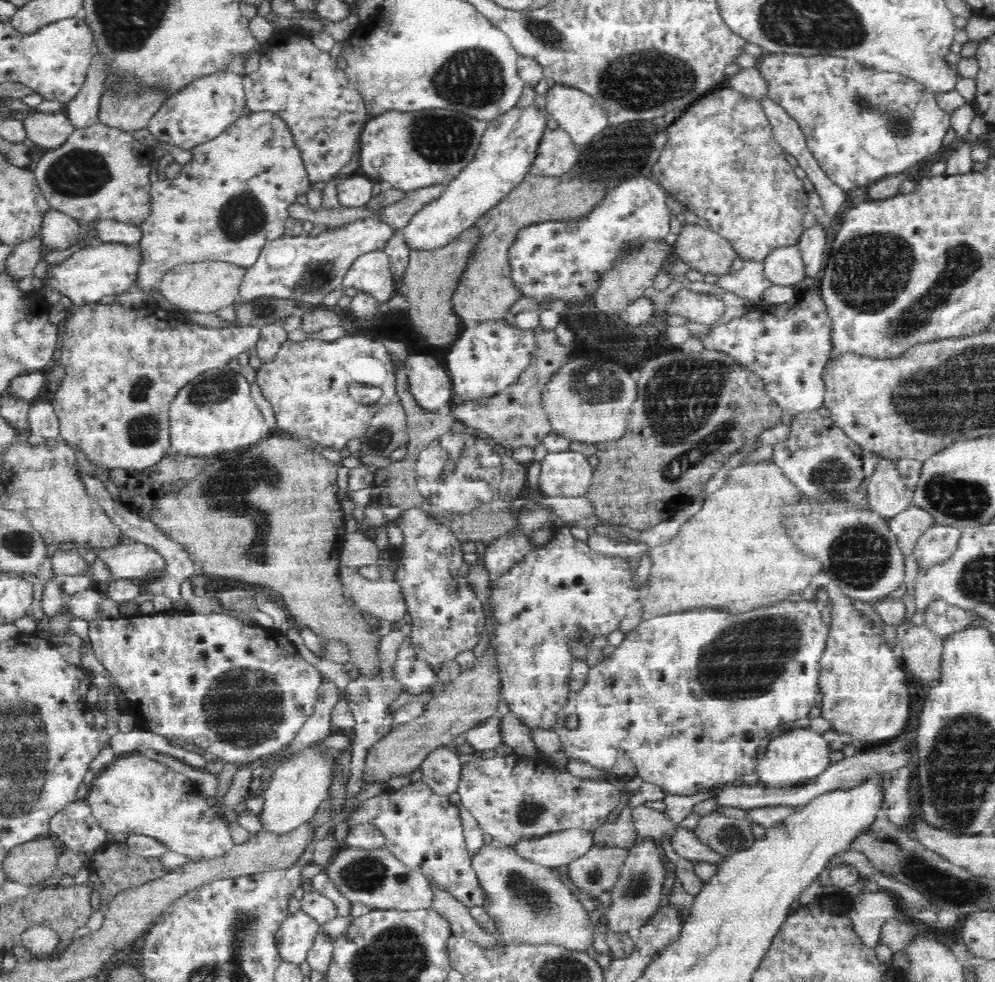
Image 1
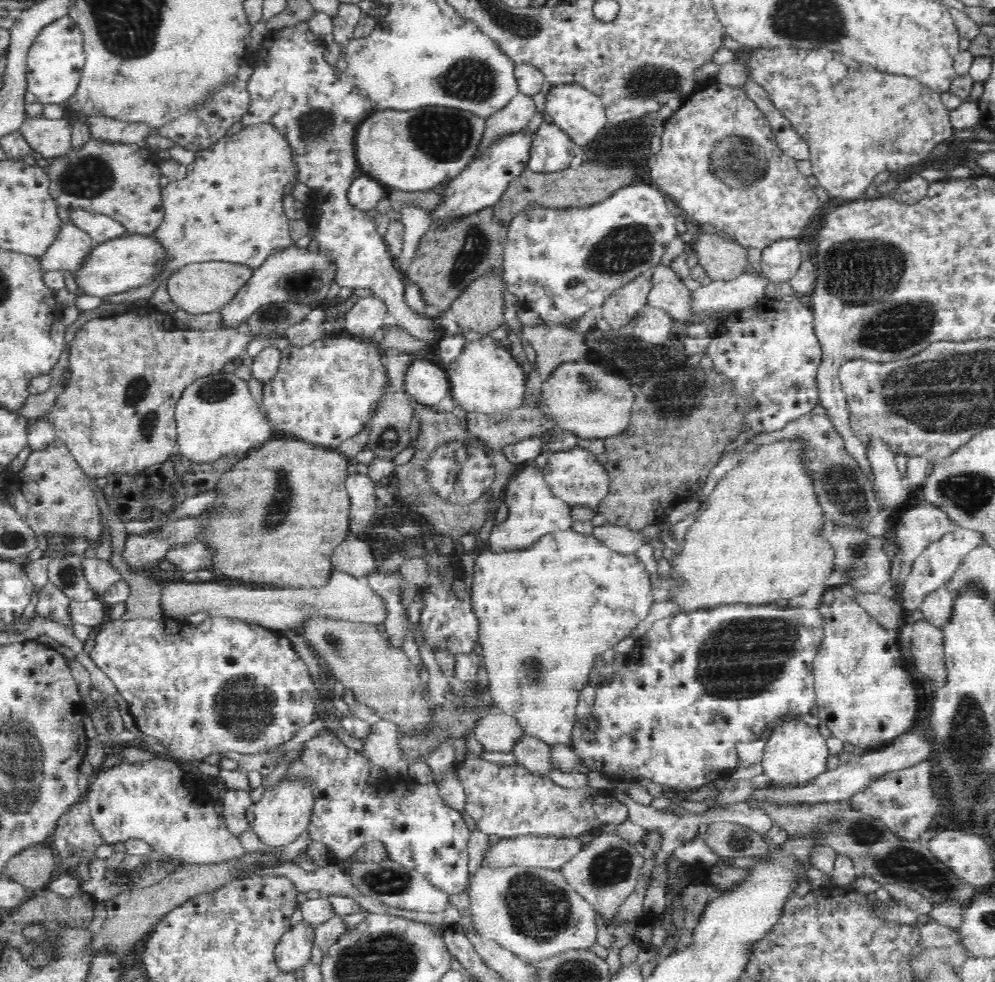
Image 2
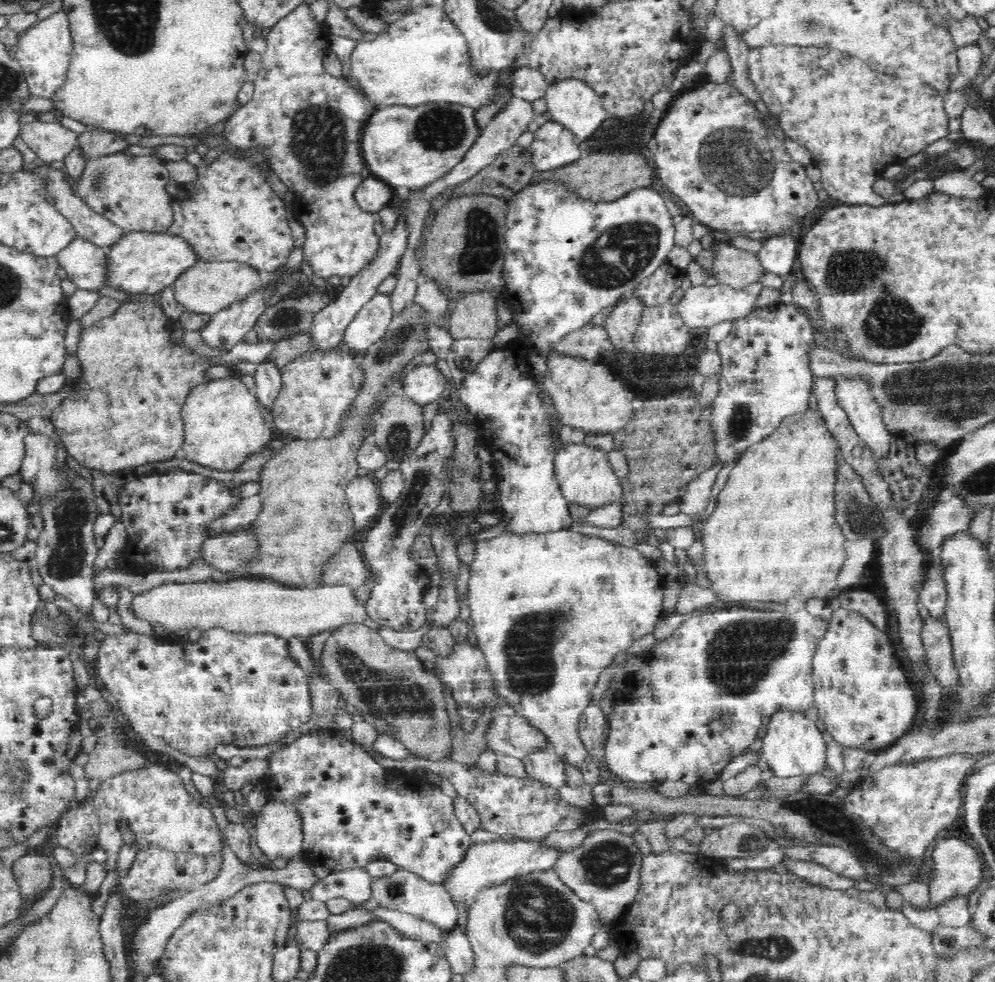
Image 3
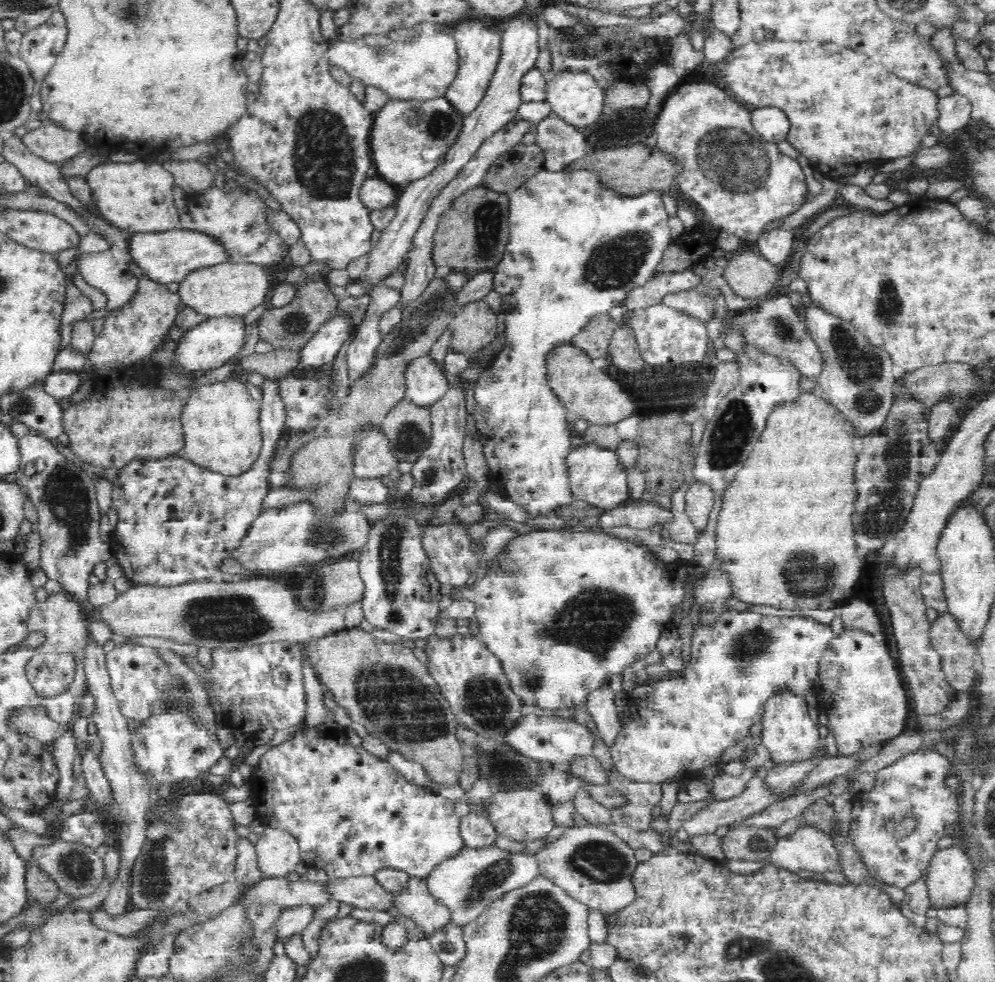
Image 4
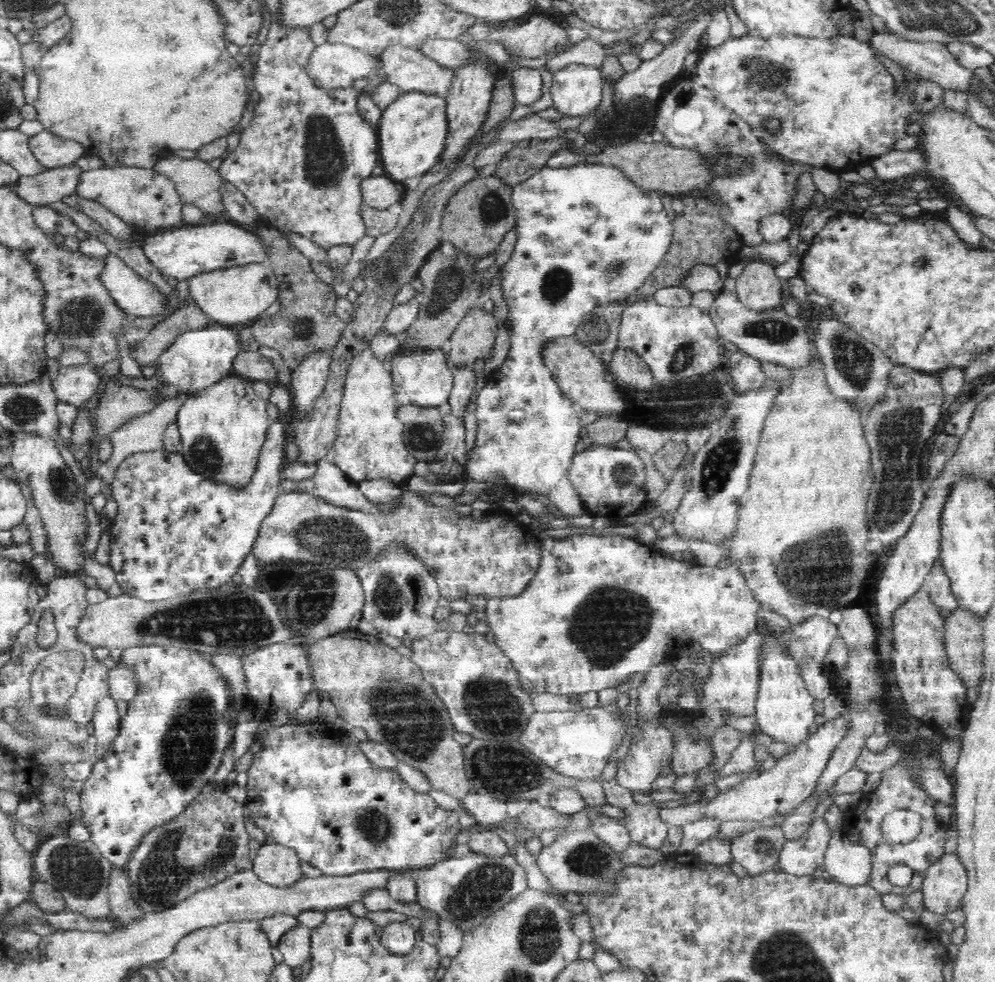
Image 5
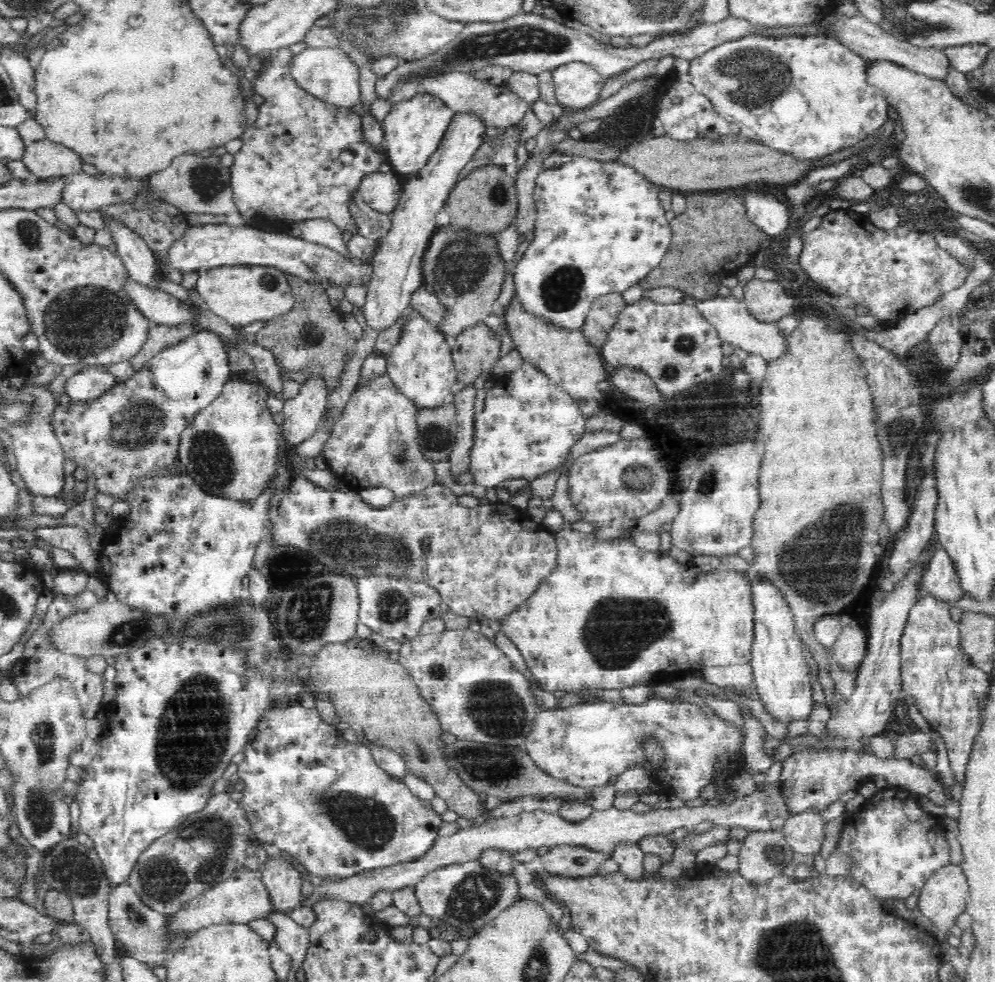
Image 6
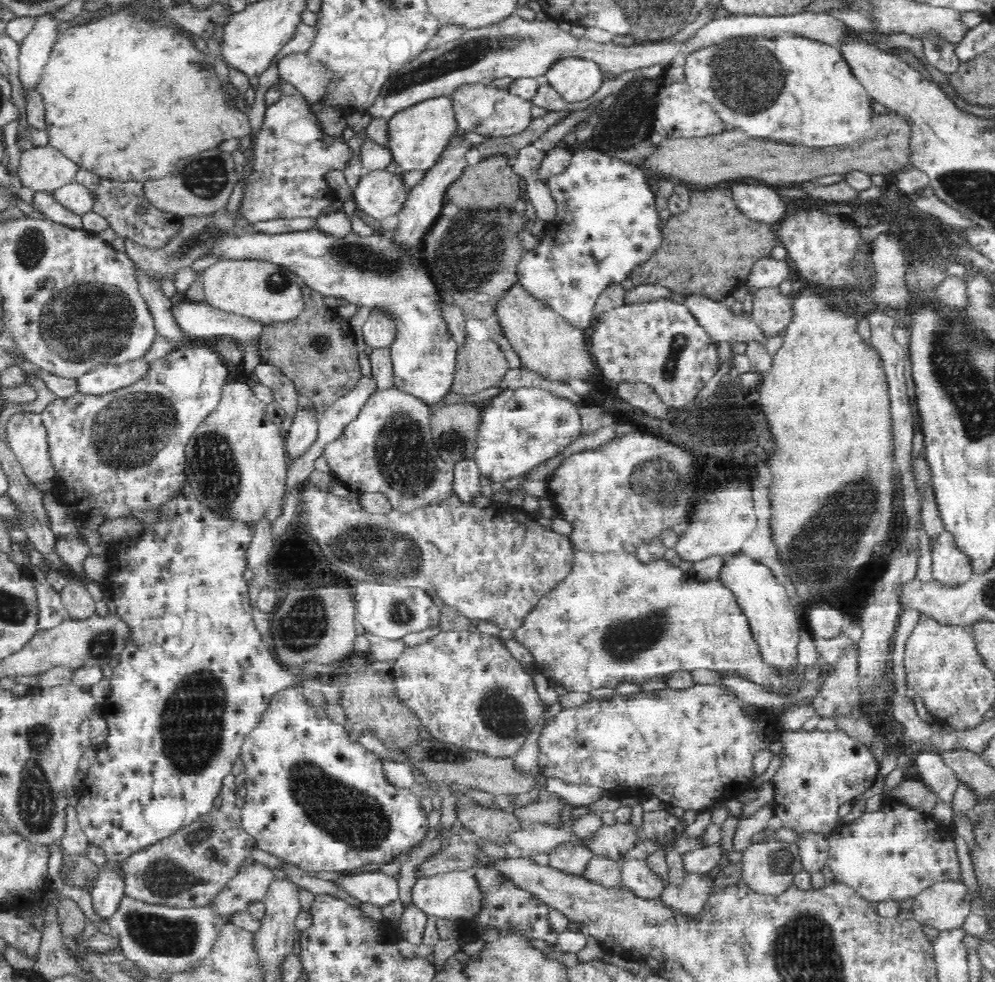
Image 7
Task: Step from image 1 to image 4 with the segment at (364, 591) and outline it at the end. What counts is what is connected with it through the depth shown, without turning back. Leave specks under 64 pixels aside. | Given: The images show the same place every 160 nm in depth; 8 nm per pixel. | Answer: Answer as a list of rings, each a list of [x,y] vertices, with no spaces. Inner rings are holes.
[[[260,578],[260,580],[240,580],[240,582],[234,582],[232,580],[222,580],[218,583],[212,581],[190,581],[184,584],[166,585],[159,584],[153,585],[134,585],[127,592],[120,593],[118,599],[111,604],[104,607],[93,608],[94,620],[105,620],[111,625],[114,634],[124,636],[127,640],[131,637],[158,637],[175,641],[176,643],[188,643],[196,644],[199,647],[206,647],[210,650],[214,650],[216,647],[224,648],[238,648],[240,646],[250,646],[251,644],[262,644],[268,642],[282,641],[290,643],[306,644],[312,639],[322,638],[334,633],[341,632],[345,629],[345,608],[330,608],[326,610],[320,610],[320,612],[312,612],[312,610],[306,609],[299,604],[295,594],[290,592],[285,586],[282,586],[280,582],[276,580],[268,580],[268,578]]]

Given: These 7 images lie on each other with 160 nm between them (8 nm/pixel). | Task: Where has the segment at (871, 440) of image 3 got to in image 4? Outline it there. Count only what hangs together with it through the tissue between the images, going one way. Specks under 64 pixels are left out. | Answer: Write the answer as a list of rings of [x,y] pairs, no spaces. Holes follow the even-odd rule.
[[[804,300],[802,304],[803,312],[806,312],[803,321],[807,331],[824,357],[824,370],[819,375],[822,396],[839,409],[855,429],[858,439],[868,434],[878,434],[896,398],[893,386],[897,370],[890,355],[868,344],[864,335],[847,320],[833,315],[826,317],[826,310],[812,301]]]

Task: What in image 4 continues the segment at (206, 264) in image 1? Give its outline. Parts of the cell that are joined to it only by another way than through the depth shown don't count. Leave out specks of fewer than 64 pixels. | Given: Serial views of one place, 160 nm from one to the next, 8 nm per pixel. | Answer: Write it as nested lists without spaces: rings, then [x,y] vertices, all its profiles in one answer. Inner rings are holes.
[[[220,262],[199,268],[179,282],[178,296],[186,306],[207,317],[246,315],[262,304],[270,288],[271,275],[259,264]]]

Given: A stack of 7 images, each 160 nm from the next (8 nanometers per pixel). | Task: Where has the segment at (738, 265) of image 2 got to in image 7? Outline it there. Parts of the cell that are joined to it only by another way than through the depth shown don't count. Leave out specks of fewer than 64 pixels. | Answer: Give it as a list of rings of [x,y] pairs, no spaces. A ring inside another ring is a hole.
[[[762,287],[753,292],[752,320],[768,338],[783,335],[793,319],[792,296],[780,292],[780,287]]]

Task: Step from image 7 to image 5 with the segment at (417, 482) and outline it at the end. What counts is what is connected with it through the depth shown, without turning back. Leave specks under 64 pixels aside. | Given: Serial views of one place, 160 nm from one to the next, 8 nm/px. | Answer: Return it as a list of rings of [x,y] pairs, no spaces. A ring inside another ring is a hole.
[[[368,345],[350,361],[345,378],[342,412],[330,458],[355,483],[386,479],[403,486],[414,476],[416,460],[402,440],[403,424],[395,417],[399,404],[392,388],[390,371],[383,367],[373,348]]]

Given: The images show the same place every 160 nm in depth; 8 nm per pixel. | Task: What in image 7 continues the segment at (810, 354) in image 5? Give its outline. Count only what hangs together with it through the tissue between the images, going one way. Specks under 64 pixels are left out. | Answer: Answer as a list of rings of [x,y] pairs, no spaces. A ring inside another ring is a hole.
[[[696,294],[685,296],[684,304],[698,319],[698,323],[708,331],[712,339],[718,342],[757,342],[765,346],[766,333],[746,314],[734,312],[720,301]]]

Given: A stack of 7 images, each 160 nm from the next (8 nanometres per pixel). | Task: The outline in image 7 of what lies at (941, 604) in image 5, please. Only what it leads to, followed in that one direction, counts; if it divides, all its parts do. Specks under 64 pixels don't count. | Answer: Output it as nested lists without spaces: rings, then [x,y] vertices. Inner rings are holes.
[[[949,532],[939,534],[931,542],[932,579],[947,588],[957,588],[972,575],[966,555],[958,550]]]

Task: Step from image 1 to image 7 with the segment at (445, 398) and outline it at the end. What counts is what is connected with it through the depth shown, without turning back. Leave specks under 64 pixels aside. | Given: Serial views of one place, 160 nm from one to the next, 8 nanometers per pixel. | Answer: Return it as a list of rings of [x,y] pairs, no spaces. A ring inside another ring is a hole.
[[[316,229],[289,233],[267,234],[261,231],[244,234],[222,233],[215,242],[203,252],[205,256],[216,256],[216,260],[252,260],[275,264],[297,274],[306,286],[324,296],[346,299],[348,303],[359,306],[363,311],[372,307],[386,309],[396,319],[397,335],[391,344],[393,362],[393,384],[401,392],[406,392],[432,408],[442,406],[446,394],[451,392],[455,378],[457,348],[454,337],[449,333],[446,323],[441,319],[437,302],[440,293],[435,287],[423,258],[416,261],[406,253],[398,253],[394,240],[383,233],[374,232],[370,238],[360,238],[350,232],[346,238],[330,238]]]

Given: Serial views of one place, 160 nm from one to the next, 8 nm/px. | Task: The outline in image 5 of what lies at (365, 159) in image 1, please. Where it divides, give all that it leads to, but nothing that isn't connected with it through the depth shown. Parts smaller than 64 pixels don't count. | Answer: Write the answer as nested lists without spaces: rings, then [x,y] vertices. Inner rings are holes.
[[[410,91],[400,94],[386,110],[383,111],[377,130],[379,147],[379,164],[384,168],[384,175],[396,183],[404,183],[408,178],[426,175],[432,166],[441,162],[446,151],[449,136],[447,102],[445,98],[434,93]]]

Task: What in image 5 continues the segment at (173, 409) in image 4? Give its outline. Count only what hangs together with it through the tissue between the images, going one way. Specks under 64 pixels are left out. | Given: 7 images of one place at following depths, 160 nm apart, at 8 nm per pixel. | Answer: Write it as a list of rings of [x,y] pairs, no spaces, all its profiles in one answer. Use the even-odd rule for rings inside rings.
[[[180,280],[175,286],[176,291],[170,295],[164,294],[162,303],[165,304],[165,311],[156,316],[125,316],[122,337],[126,339],[130,355],[140,365],[152,366],[156,364],[166,348],[183,332],[202,329],[211,324],[209,316],[206,316],[195,302],[188,299],[188,288],[188,280]]]

